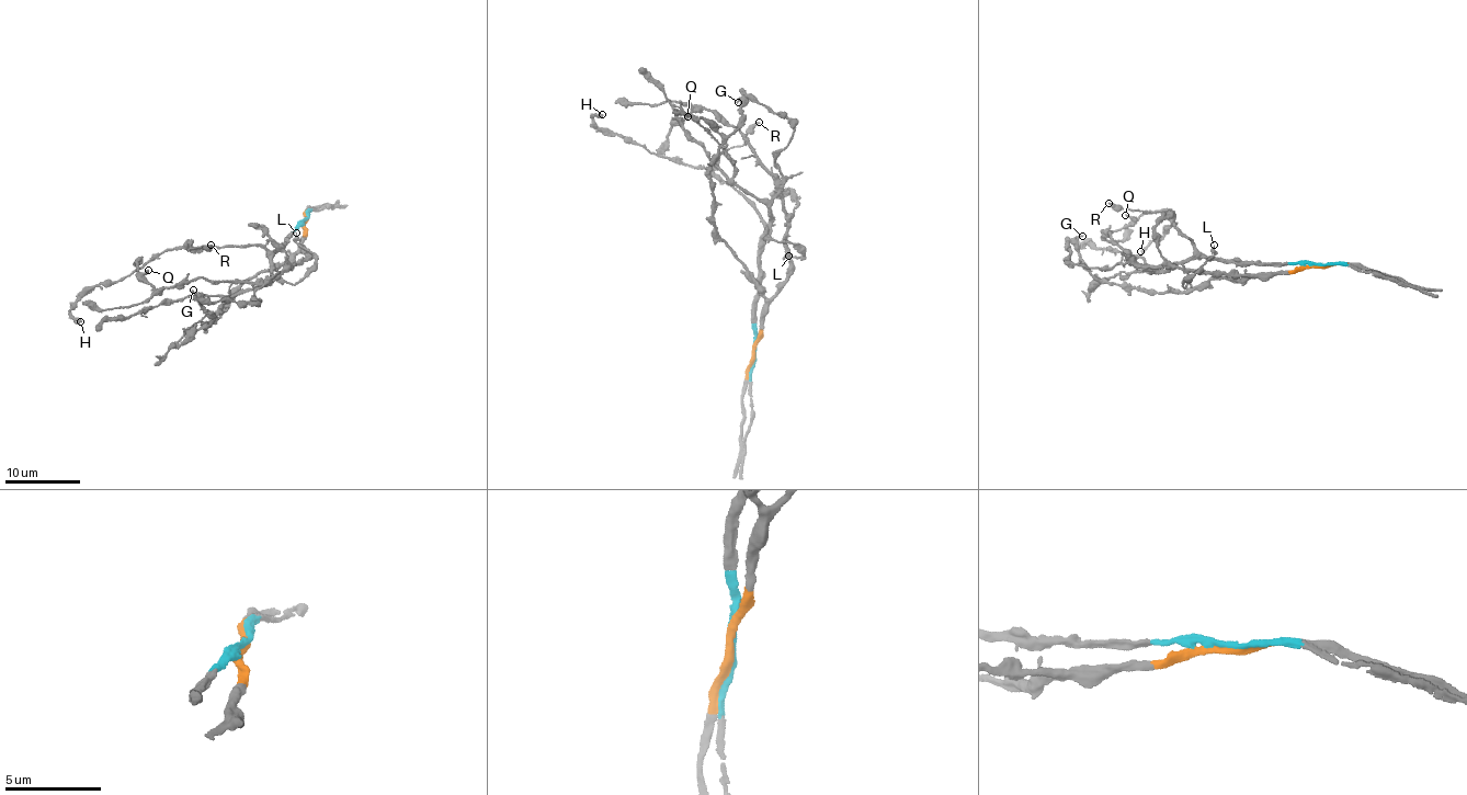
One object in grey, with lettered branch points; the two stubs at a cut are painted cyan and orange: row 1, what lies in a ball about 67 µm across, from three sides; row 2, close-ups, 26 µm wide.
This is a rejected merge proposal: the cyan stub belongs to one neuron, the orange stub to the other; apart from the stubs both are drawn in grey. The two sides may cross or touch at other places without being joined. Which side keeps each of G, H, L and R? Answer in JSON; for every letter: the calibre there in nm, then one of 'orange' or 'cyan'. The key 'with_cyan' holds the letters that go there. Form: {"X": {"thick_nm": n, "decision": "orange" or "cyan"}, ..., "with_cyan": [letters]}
{"G": {"thick_nm": 240, "decision": "orange"}, "H": {"thick_nm": 300, "decision": "cyan"}, "L": {"thick_nm": 300, "decision": "cyan"}, "R": {"thick_nm": 280, "decision": "cyan"}, "with_cyan": ["H", "L", "R"]}

